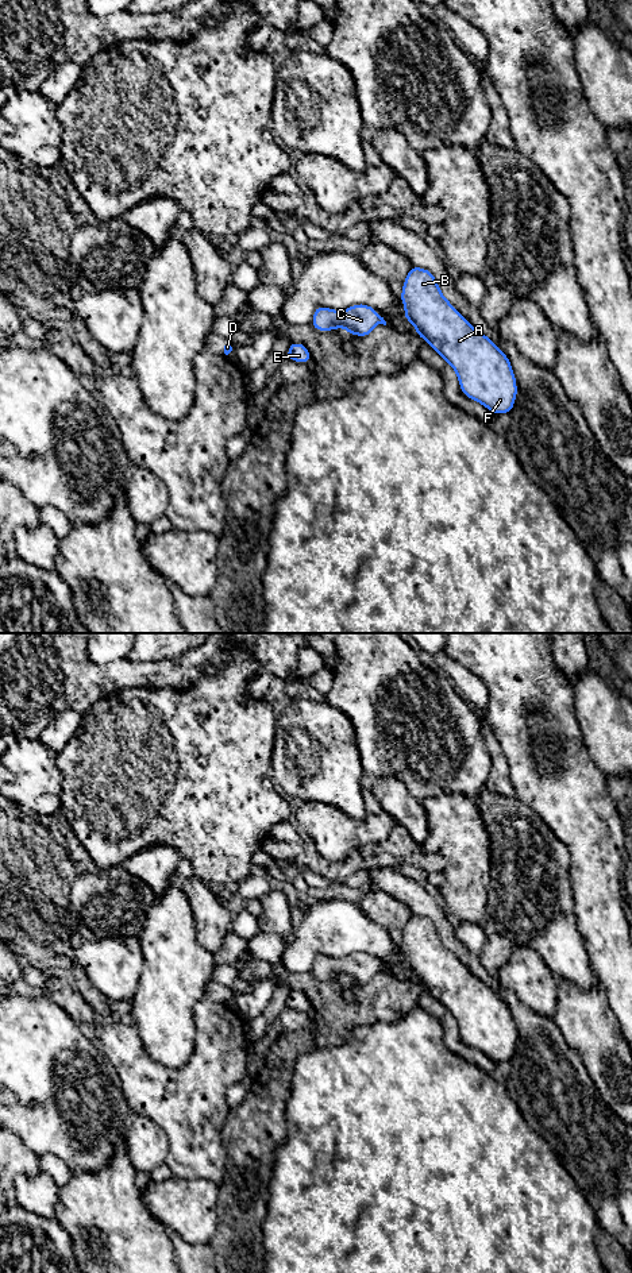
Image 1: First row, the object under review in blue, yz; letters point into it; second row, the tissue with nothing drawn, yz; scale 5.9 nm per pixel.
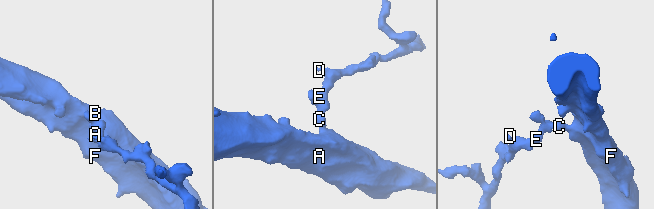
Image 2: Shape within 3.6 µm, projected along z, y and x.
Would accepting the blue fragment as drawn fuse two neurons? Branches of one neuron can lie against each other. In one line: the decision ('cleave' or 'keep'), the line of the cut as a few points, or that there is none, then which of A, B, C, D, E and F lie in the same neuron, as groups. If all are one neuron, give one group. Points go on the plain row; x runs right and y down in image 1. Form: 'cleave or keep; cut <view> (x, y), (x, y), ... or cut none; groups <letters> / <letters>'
keep; cut none; groups A B C D E F

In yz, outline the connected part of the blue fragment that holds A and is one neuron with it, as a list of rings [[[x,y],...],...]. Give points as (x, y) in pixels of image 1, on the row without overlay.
[[[412,914],[402,933],[404,965],[423,988],[455,1018],[462,1041],[482,1052],[493,1062],[510,1061],[517,1033],[508,1004],[482,980],[475,977],[442,942],[431,919]]]

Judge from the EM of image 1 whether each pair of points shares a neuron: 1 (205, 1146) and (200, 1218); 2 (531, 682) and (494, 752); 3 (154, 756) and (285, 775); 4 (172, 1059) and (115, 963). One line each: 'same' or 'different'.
1: different
2: different
3: different
4: different

